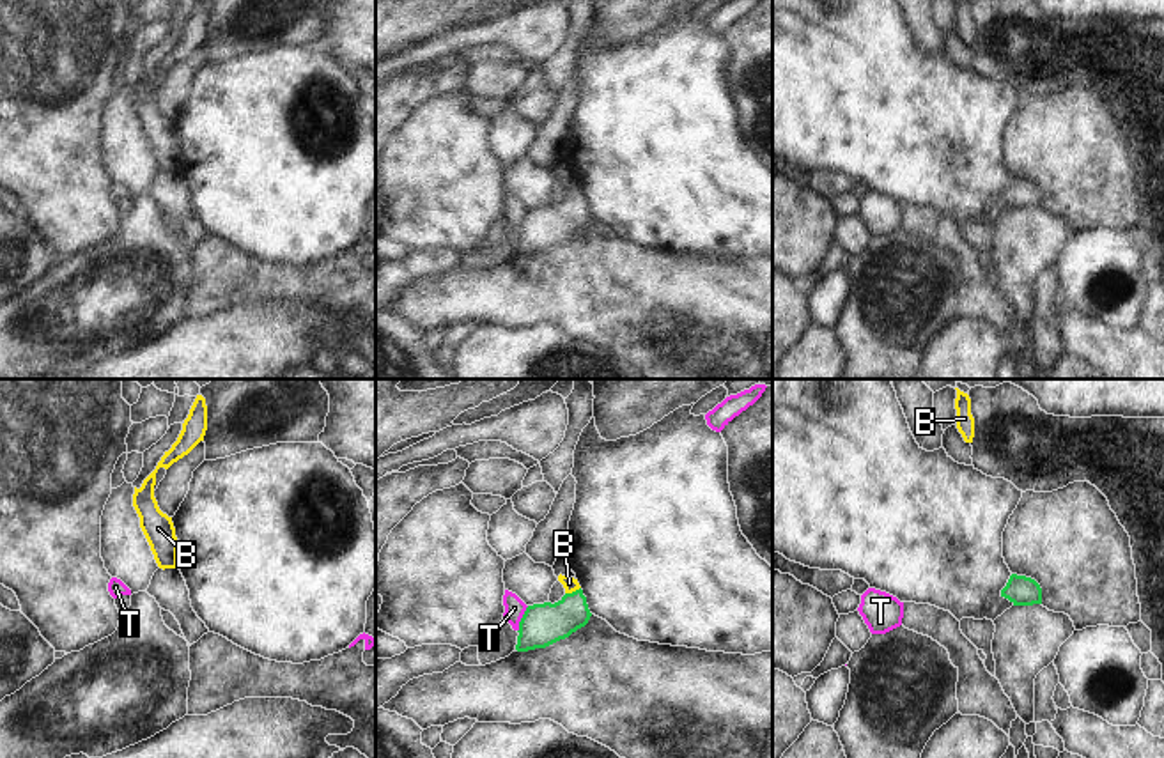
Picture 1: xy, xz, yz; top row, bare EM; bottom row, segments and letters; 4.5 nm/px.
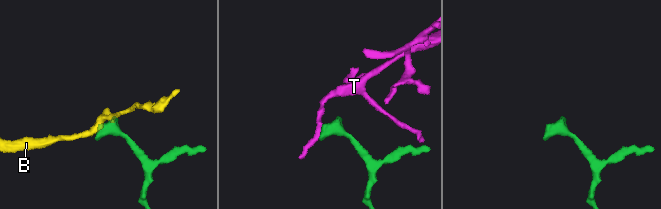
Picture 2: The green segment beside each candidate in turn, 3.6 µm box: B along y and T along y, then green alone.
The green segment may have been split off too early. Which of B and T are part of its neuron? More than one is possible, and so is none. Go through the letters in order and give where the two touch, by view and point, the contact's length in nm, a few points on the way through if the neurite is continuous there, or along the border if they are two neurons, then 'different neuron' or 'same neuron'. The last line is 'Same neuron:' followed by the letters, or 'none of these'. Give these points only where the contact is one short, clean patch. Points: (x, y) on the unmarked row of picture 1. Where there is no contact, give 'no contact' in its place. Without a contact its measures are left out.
B: xz (573, 195) | 80 nm | across xz (541, 229), (573, 195), (569, 186) | same neuron
T: xz (521, 222) | 130 nm | along xz (528, 209), (518, 234) | different neuron
Same neuron: B

